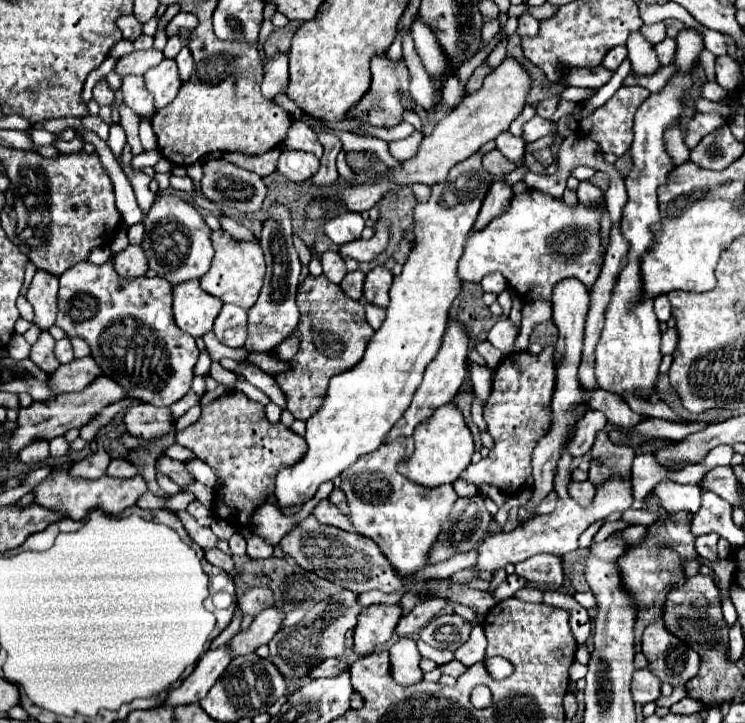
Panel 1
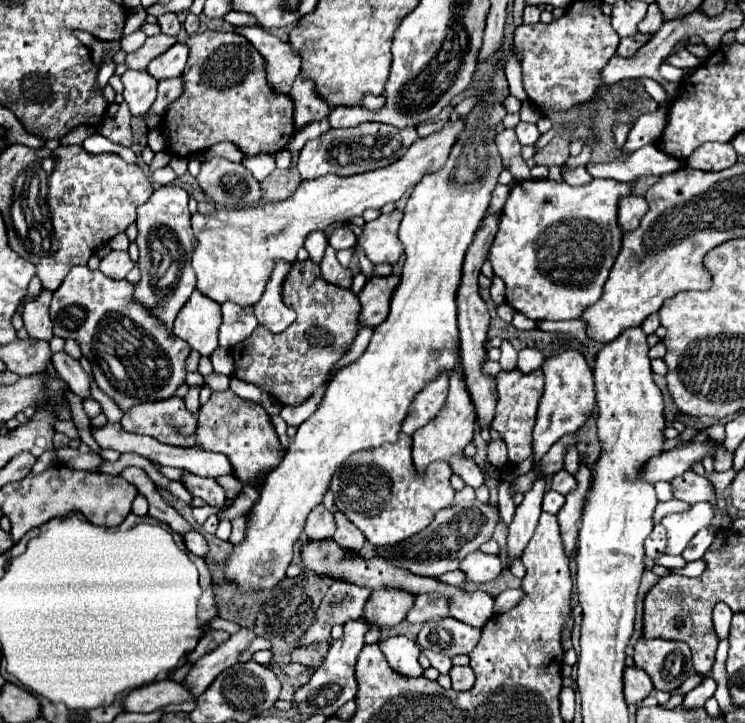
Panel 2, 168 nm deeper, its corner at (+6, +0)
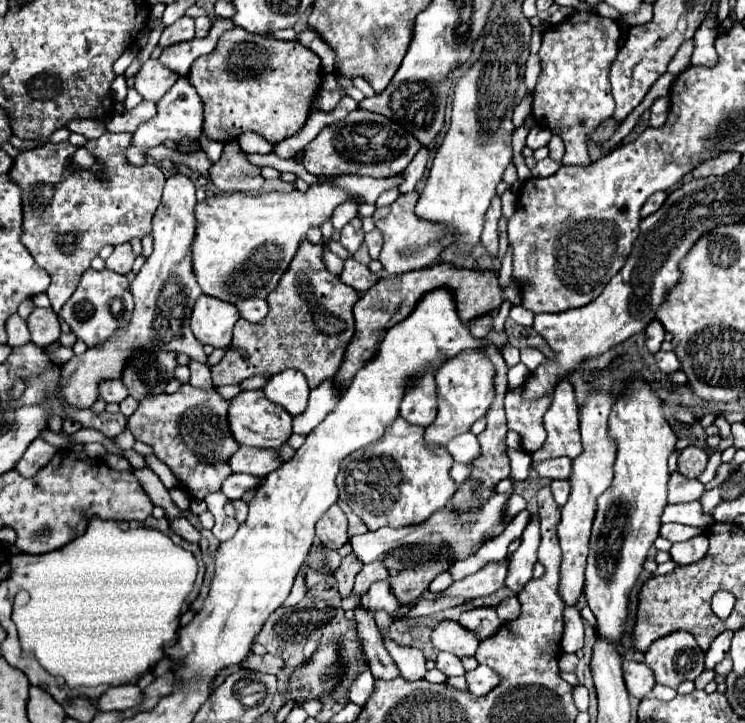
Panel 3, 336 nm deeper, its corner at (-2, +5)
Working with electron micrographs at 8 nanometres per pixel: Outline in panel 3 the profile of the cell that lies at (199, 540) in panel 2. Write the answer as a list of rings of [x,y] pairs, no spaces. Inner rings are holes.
[[[180,517],[178,521],[170,521],[170,527],[174,529],[176,535],[180,535],[182,539],[190,541],[190,543],[200,543],[200,531],[186,519],[186,517]]]

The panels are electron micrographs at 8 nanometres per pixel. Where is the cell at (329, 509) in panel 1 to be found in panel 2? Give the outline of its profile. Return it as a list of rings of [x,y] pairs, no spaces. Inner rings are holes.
[[[322,504],[316,506],[306,520],[304,534],[310,540],[330,540],[334,536],[334,532],[336,532],[336,522],[334,522],[332,512],[326,510]]]

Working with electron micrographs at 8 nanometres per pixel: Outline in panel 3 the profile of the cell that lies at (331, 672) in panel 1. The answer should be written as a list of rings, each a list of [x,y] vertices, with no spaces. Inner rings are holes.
[[[270,653],[266,655],[252,655],[248,661],[242,663],[244,667],[250,667],[254,671],[264,671],[264,673],[272,673],[272,675],[278,675],[282,669],[284,669],[284,661],[280,657],[274,657]]]

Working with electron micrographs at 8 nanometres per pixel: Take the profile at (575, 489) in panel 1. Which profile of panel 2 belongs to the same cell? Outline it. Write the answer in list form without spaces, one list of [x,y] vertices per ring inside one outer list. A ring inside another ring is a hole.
[[[560,470],[560,472],[556,472],[556,474],[552,476],[552,486],[550,486],[550,488],[566,496],[570,490],[576,488],[576,480],[574,480],[574,476],[568,474],[566,470]]]

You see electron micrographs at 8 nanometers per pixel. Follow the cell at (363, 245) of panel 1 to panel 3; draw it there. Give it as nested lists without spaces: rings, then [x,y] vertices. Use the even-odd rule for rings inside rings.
[[[412,191],[408,195],[400,195],[390,207],[376,209],[376,213],[372,215],[376,229],[384,237],[380,263],[384,265],[384,271],[388,275],[400,275],[406,271],[424,269],[446,247],[446,245],[442,245],[442,241],[438,241],[438,235],[436,235],[438,229],[434,229],[434,225],[426,225],[426,221],[418,221],[418,217],[414,217],[416,201],[418,201],[418,193]]]

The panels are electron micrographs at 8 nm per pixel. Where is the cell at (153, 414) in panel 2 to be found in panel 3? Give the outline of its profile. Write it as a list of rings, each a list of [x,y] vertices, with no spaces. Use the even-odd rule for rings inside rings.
[[[186,383],[172,395],[150,395],[140,401],[136,413],[130,417],[130,431],[136,441],[144,441],[154,447],[154,453],[164,461],[172,473],[182,481],[182,487],[190,491],[192,499],[202,499],[208,491],[220,491],[222,481],[230,475],[226,461],[238,443],[230,437],[226,425],[228,401],[222,399],[216,389],[204,391]]]

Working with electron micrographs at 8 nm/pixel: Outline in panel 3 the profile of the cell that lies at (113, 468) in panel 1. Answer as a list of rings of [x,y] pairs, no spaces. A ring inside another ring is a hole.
[[[148,467],[136,469],[134,475],[138,477],[142,489],[148,493],[148,497],[152,499],[152,503],[164,509],[164,513],[166,513],[168,519],[178,519],[178,517],[182,517],[182,511],[174,505],[174,501],[170,499],[168,489],[162,485],[162,481],[158,479],[158,475],[156,475],[152,469],[148,469]]]

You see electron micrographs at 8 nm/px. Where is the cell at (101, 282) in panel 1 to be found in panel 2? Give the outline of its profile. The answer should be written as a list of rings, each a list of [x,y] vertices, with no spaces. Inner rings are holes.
[[[74,266],[50,304],[54,334],[72,338],[80,346],[92,364],[98,388],[114,398],[124,412],[142,402],[174,396],[178,386],[184,384],[184,364],[190,354],[190,346],[172,338],[158,318],[134,302],[132,292],[134,284],[126,280],[112,280],[100,270]]]

